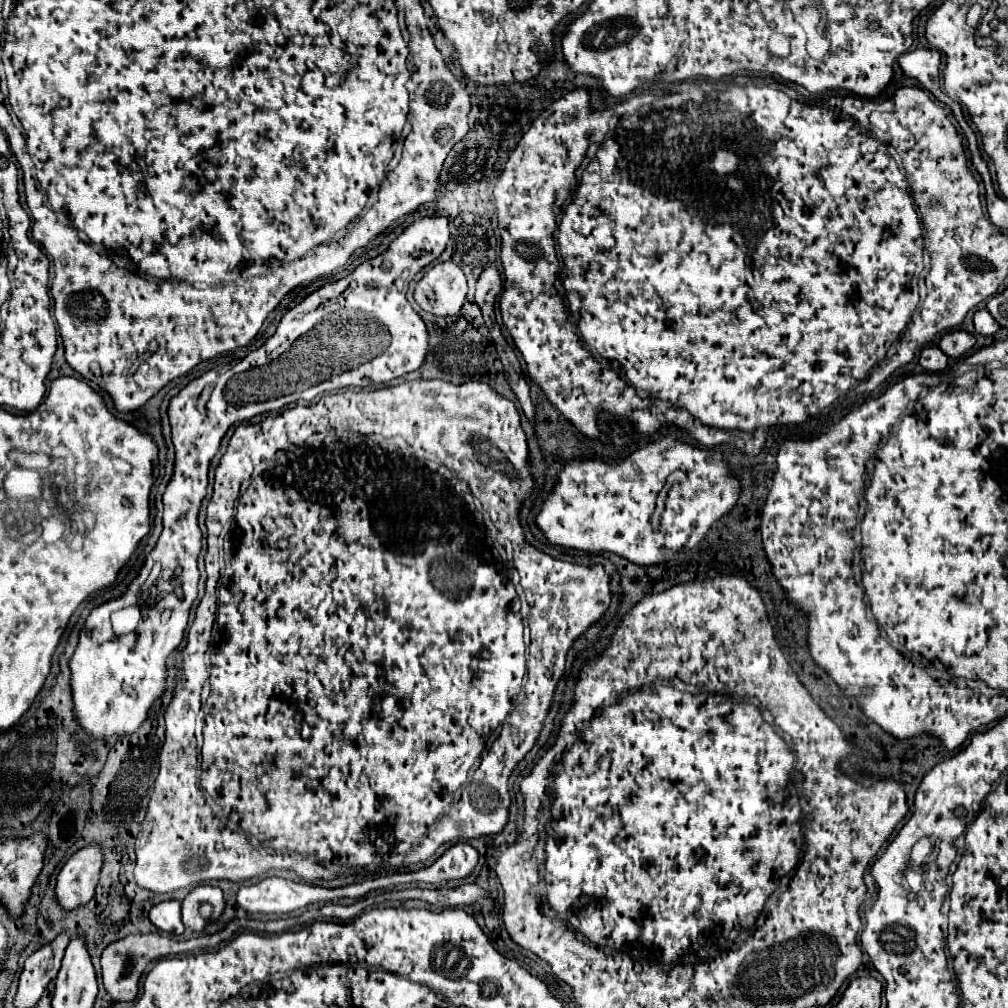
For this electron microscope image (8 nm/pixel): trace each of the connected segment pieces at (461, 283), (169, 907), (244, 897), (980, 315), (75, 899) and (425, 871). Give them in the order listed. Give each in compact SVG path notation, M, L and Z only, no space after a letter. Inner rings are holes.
M454 262L432 266L416 284L416 304L436 316L454 316L466 298L466 276Z
M160 902L150 910L150 922L166 934L184 934L184 924L180 918L180 902Z
M264 878L258 884L250 884L250 886L242 886L238 890L236 902L240 908L244 908L246 912L260 912L260 914L290 914L294 910L306 908L310 904L316 902L332 902L332 900L340 900L340 898L354 898L360 900L364 898L368 892L372 890L372 882L360 882L360 884L350 884L344 888L336 888L336 890L326 890L322 886L316 884L304 884L304 882L292 882L292 880L284 880L284 878Z
M982 308L982 310L978 310L976 314L974 314L974 328L976 328L976 332L978 334L982 334L982 336L992 336L992 334L996 334L998 332L998 322Z
M90 844L70 856L56 880L56 902L64 912L86 906L94 898L100 868L102 852L96 844Z
M460 842L452 846L446 854L442 854L432 866L416 870L416 872L404 872L402 884L410 882L424 882L424 884L442 884L450 880L462 880L466 878L478 864L478 852L466 844Z

